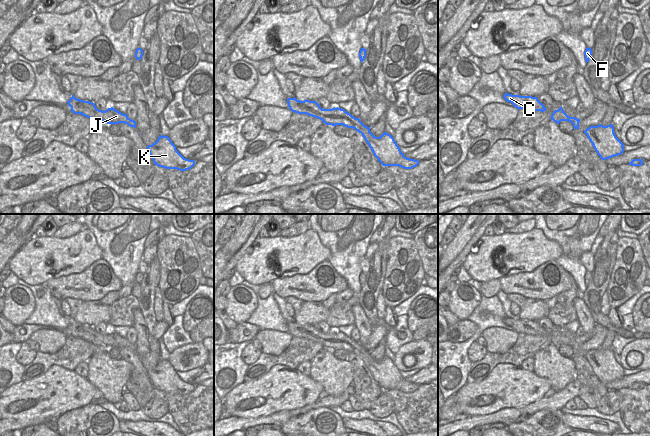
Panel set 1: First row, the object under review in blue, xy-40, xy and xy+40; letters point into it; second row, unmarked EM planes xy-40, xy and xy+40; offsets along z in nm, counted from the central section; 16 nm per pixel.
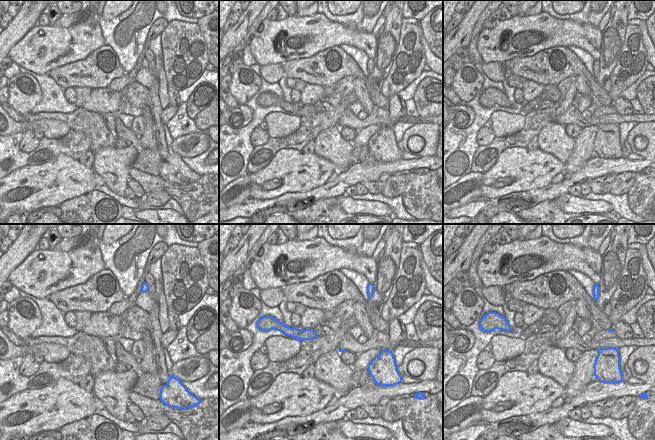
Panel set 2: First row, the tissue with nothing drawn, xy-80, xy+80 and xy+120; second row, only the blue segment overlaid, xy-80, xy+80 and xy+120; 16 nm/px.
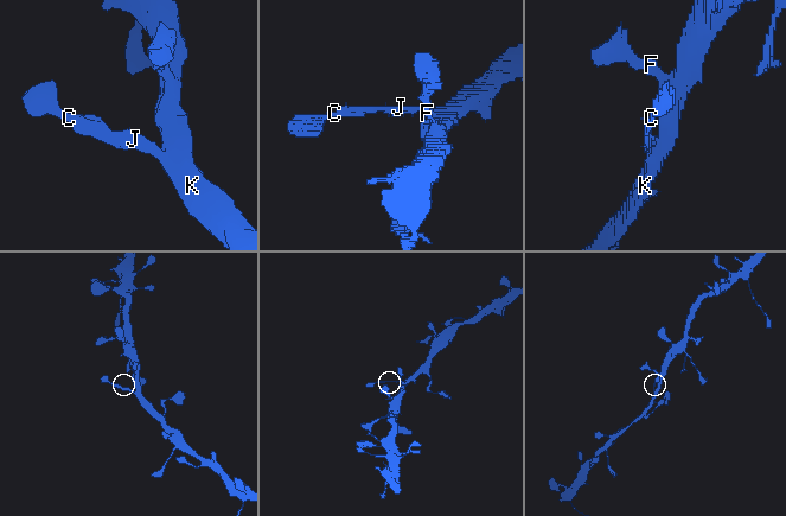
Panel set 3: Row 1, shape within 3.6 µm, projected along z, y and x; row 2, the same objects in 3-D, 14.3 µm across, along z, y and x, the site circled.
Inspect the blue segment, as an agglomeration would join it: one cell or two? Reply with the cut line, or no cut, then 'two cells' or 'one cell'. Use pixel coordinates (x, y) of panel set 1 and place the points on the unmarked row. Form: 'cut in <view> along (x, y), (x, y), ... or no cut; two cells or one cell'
no cut; one cell

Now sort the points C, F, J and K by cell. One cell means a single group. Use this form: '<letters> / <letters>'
C F J K

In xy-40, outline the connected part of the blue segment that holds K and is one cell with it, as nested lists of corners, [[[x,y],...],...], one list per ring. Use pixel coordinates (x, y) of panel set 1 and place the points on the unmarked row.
[[[160,359],[147,373],[155,389],[166,393],[186,395],[195,389],[194,384],[184,382],[168,360]]]

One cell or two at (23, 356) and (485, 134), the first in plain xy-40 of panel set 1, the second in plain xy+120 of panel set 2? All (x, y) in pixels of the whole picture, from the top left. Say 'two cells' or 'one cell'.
one cell

